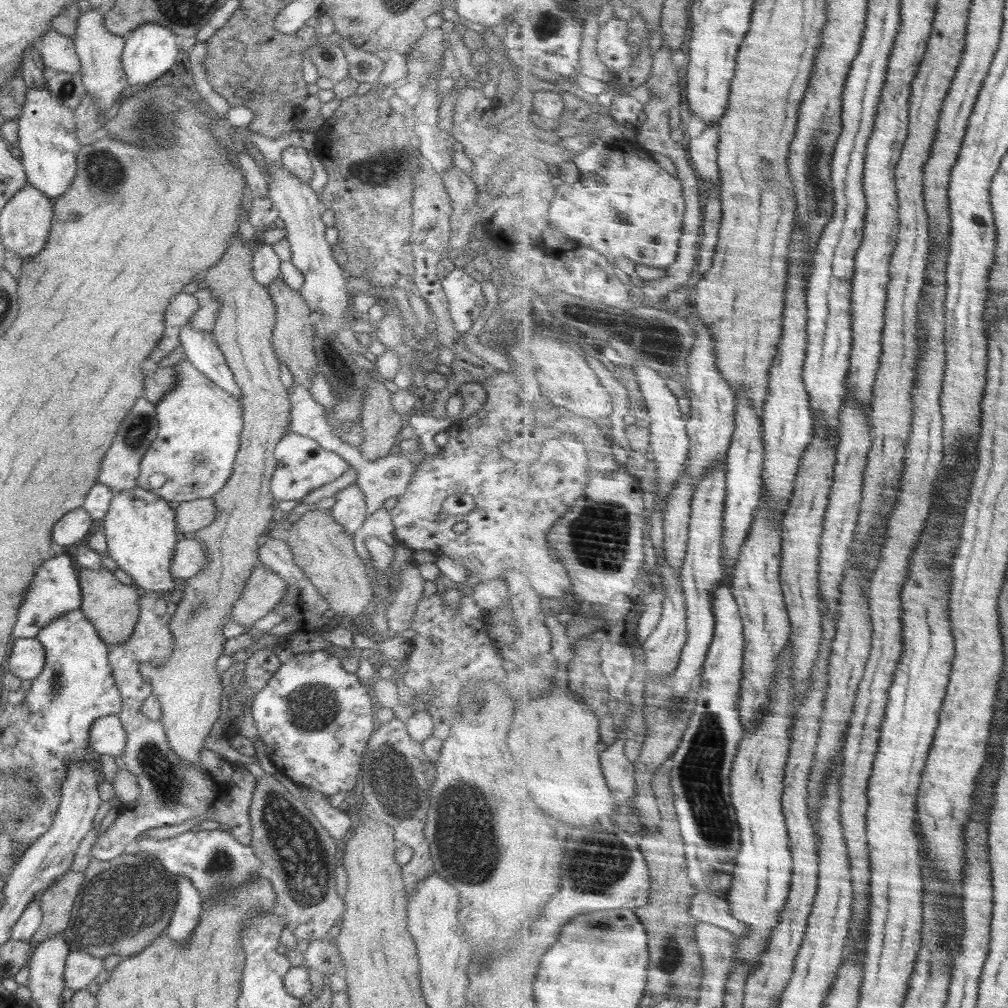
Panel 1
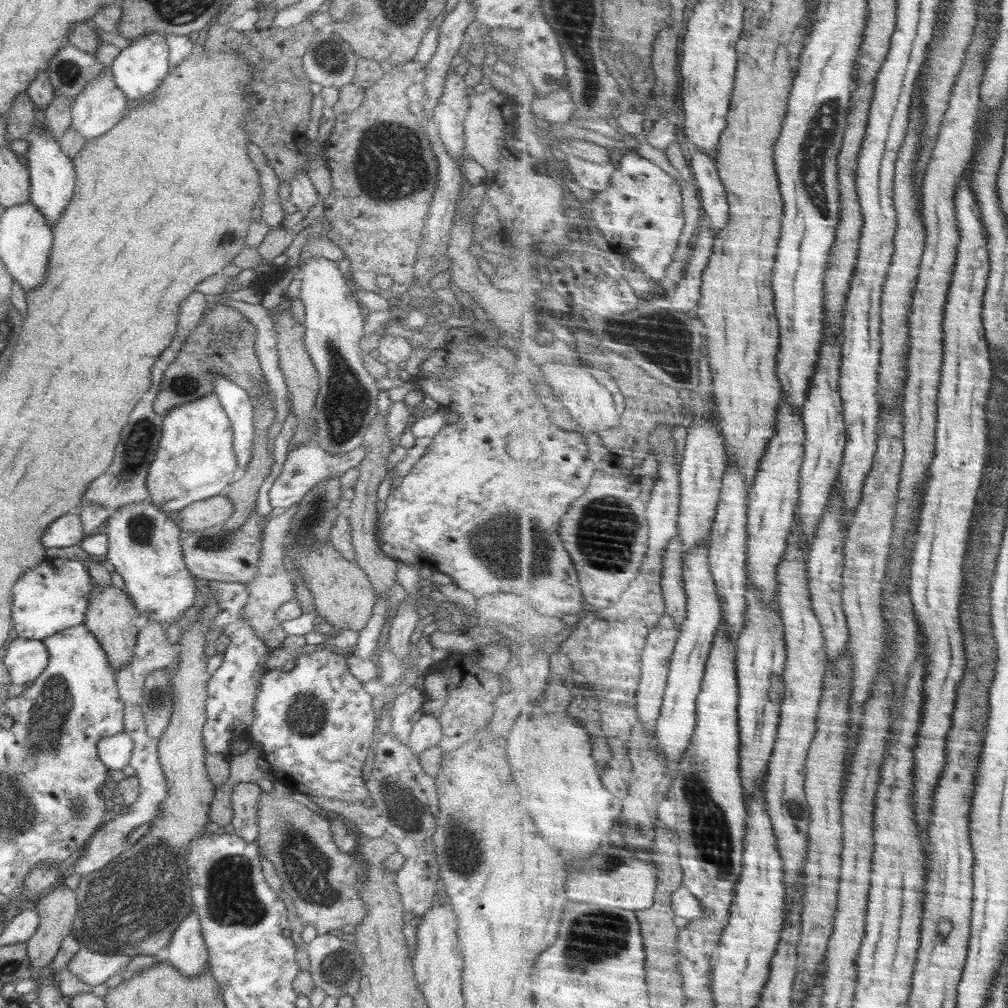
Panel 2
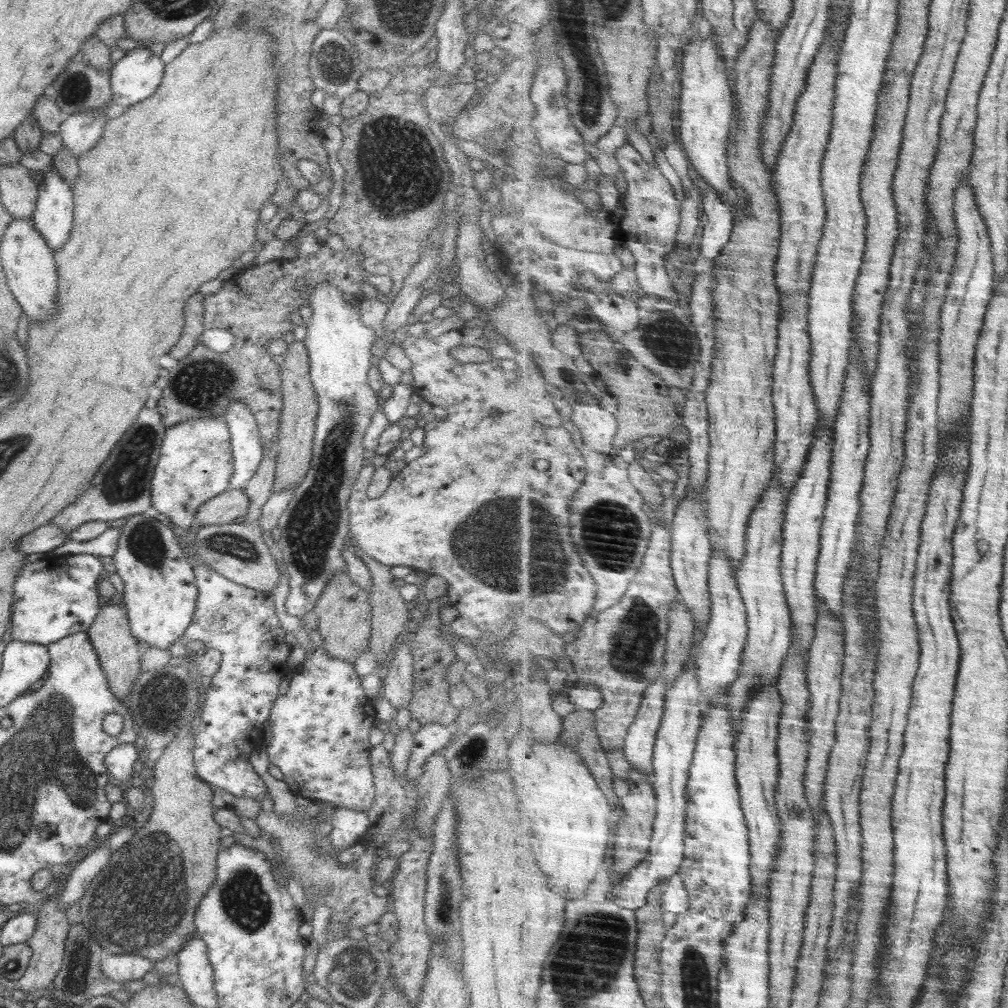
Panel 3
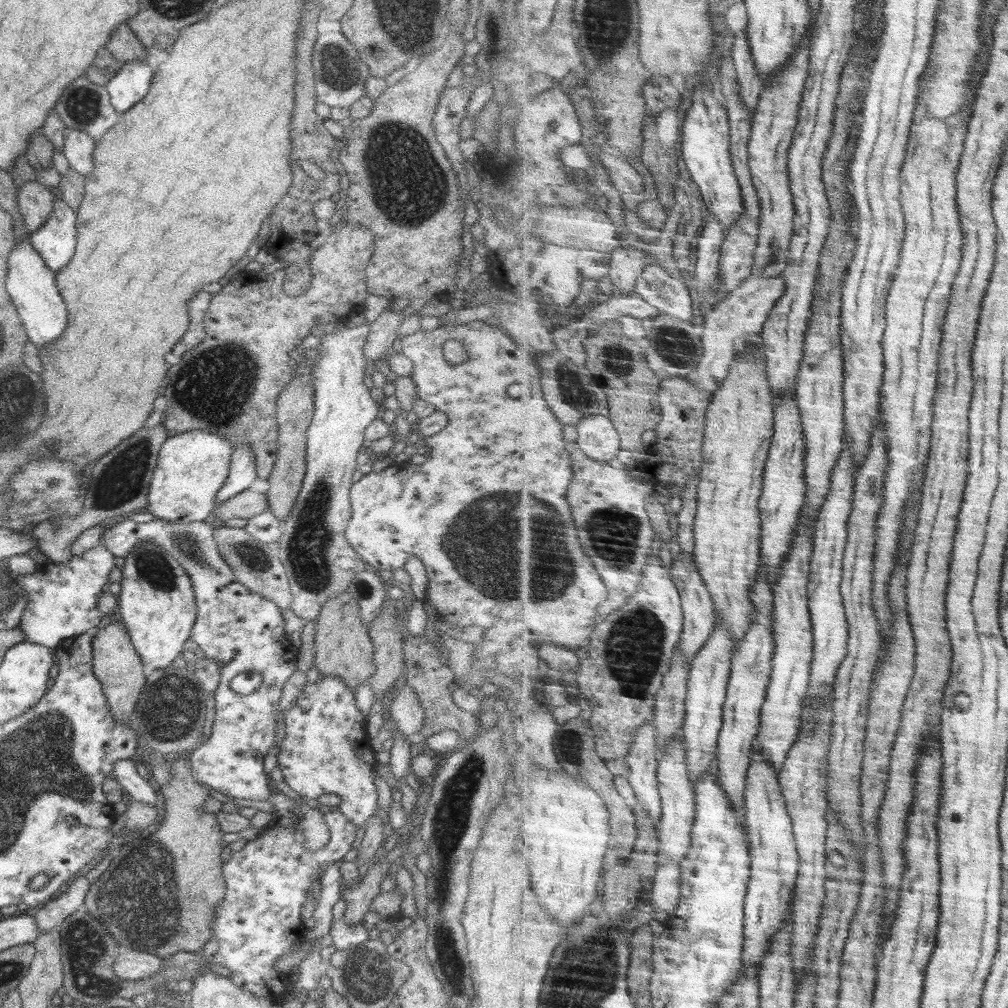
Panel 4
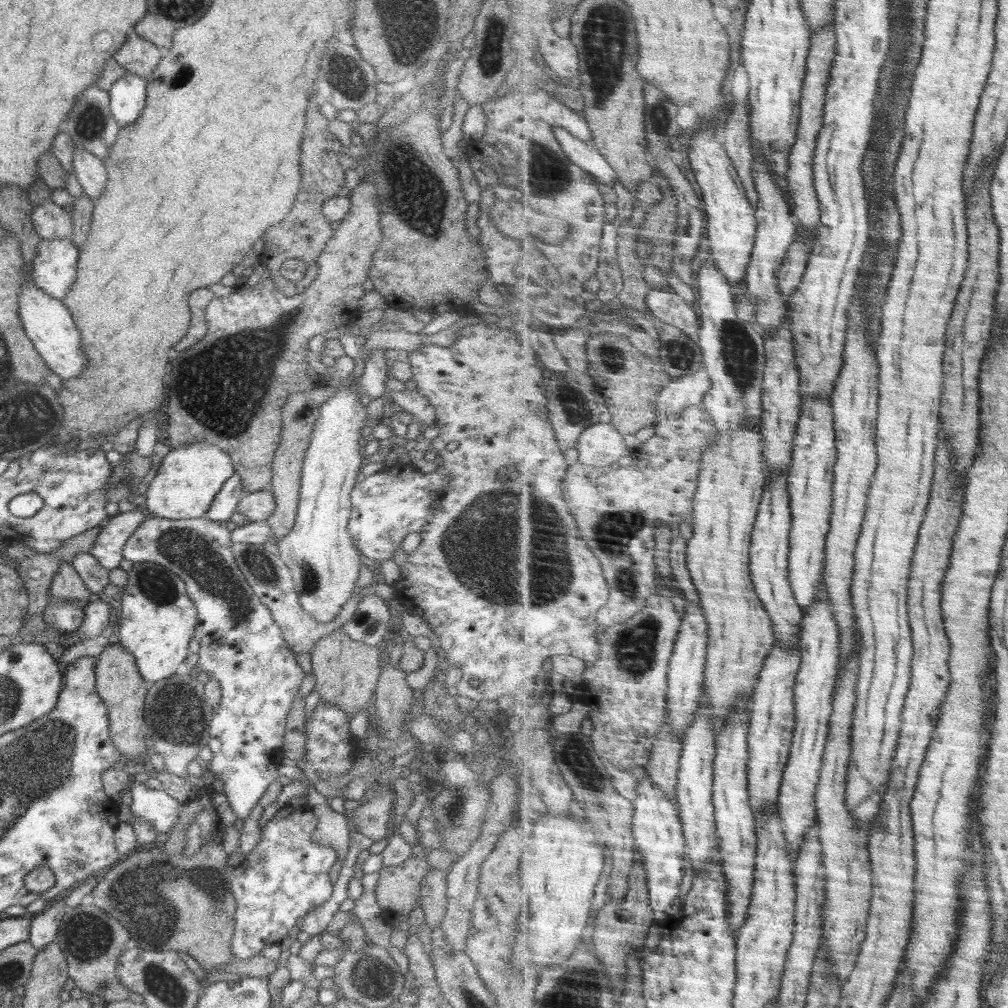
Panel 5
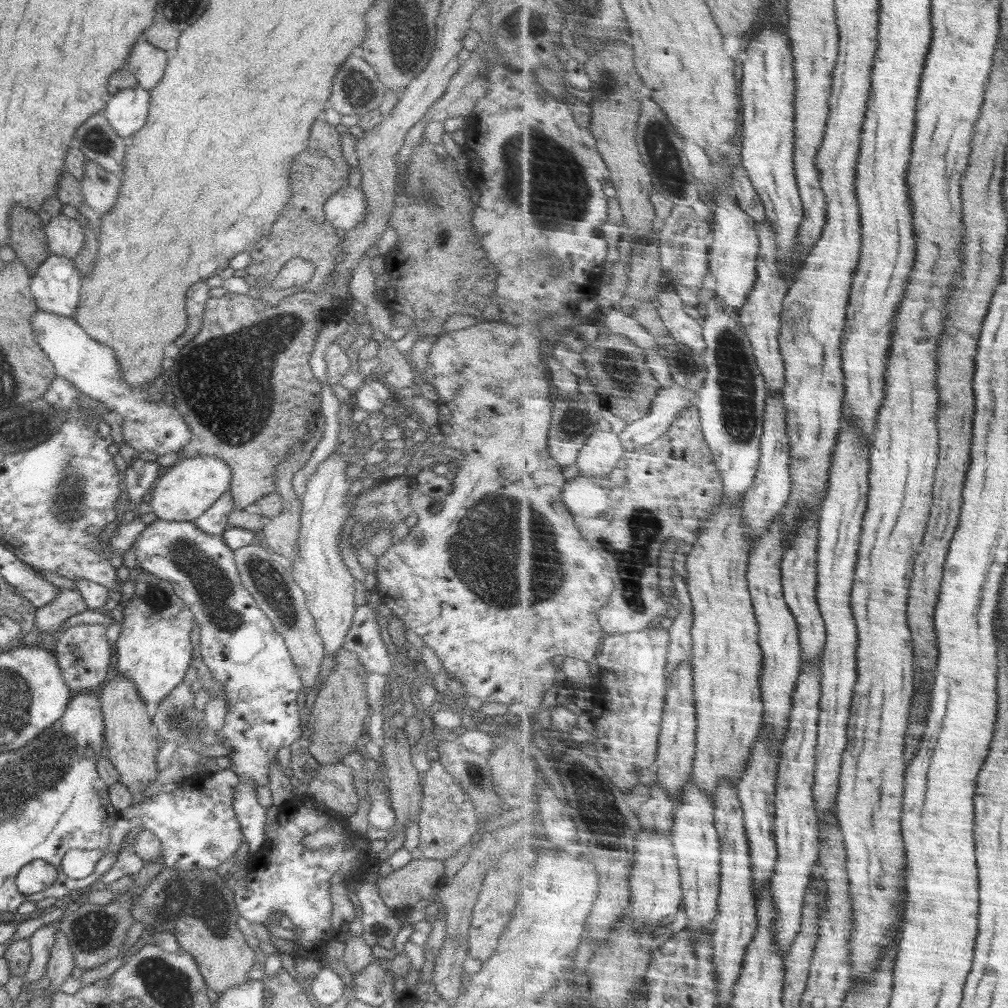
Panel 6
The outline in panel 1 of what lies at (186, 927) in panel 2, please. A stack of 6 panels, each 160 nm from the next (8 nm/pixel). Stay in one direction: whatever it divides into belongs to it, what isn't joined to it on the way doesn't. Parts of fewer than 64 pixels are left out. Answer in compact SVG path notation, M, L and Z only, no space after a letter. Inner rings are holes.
M186 875L172 877L175 881L178 900L176 900L176 910L172 914L172 920L167 924L164 932L179 945L187 945L194 927L204 914L203 898Z

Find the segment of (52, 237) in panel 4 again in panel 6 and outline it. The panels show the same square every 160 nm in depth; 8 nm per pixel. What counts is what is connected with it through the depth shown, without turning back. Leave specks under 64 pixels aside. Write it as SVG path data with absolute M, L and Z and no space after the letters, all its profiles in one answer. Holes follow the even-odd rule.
M51 252L31 277L30 289L36 307L72 319L80 302L81 283L73 259Z

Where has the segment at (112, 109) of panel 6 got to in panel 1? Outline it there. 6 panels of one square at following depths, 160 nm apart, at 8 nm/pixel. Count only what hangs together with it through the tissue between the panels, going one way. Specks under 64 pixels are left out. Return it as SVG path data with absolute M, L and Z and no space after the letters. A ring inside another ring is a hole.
M142 23L131 30L126 36L125 47L121 54L122 68L127 83L132 86L144 86L164 76L168 70L173 70L177 60L181 58L178 40L178 36L169 28L158 23Z

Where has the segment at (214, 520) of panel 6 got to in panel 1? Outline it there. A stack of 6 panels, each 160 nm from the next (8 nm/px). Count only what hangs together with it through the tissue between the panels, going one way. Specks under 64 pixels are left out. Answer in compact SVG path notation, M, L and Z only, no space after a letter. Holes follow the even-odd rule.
M188 320L188 323L181 328L179 344L192 366L202 371L206 378L227 393L234 395L241 404L241 390L233 379L234 375L225 361L225 356L211 333L196 330Z

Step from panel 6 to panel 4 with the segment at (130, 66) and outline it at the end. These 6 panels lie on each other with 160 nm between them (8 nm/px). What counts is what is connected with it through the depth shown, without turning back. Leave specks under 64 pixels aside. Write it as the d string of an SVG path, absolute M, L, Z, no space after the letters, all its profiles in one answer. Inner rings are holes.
M120 23L112 31L105 47L122 63L140 59L154 64L154 49L142 44L126 23Z

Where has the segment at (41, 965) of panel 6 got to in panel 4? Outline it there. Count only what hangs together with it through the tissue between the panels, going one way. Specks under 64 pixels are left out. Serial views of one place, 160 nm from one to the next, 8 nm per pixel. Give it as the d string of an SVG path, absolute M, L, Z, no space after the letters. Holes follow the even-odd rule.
M85 876L74 879L56 899L48 901L35 916L40 932L58 928L68 916L83 908L91 884Z

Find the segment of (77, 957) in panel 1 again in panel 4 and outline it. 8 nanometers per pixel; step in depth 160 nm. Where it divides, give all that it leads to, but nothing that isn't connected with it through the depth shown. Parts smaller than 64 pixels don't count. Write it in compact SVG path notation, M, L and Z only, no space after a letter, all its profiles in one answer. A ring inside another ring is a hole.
M127 950L117 956L113 970L122 980L142 982L144 978L159 972L164 959L148 952Z

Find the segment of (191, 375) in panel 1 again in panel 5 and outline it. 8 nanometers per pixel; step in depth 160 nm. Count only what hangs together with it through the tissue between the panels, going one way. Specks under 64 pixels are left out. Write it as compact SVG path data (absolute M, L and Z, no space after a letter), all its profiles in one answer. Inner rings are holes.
M196 442L174 447L162 459L156 476L148 484L146 498L140 503L146 514L155 517L170 520L204 518L215 494L234 473L230 457L219 446Z

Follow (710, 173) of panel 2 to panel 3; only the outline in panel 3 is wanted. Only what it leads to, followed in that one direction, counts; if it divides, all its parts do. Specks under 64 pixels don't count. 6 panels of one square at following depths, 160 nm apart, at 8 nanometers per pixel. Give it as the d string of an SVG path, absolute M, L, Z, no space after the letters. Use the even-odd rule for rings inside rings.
M705 184L705 213L708 215L708 224L704 227L702 237L701 259L710 265L718 258L726 245L731 241L734 233L734 209L730 208L725 200L722 200L720 192Z

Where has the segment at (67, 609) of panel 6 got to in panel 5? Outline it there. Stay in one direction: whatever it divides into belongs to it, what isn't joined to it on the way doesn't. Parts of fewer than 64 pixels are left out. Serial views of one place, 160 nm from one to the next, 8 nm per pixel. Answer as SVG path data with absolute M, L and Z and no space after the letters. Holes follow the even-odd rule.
M68 561L59 564L48 597L68 599L75 607L86 606L95 596L87 589L76 569Z

